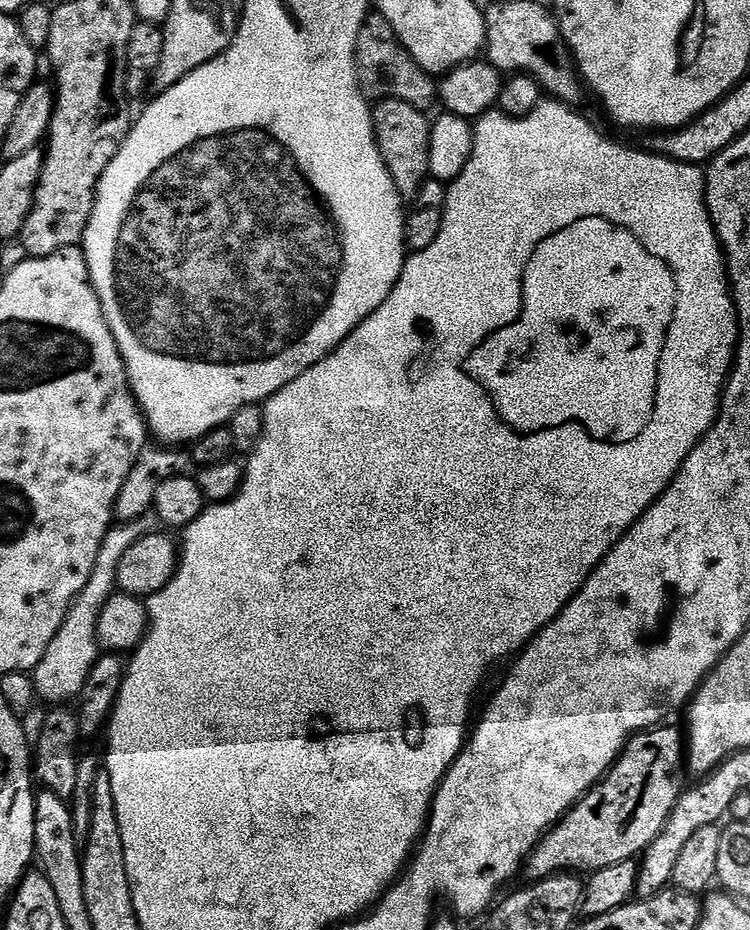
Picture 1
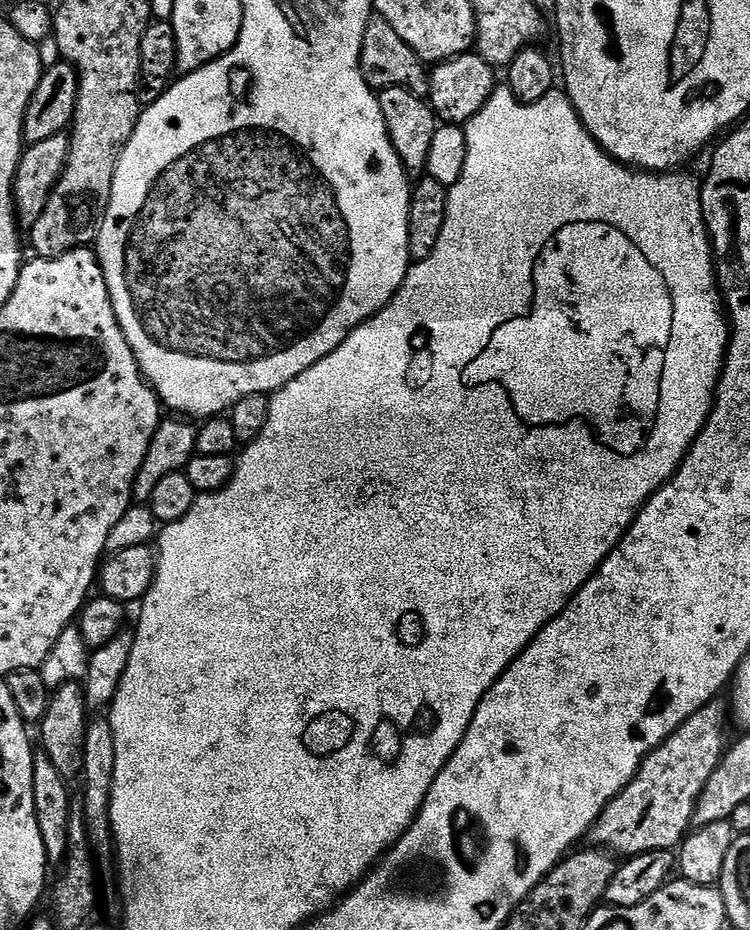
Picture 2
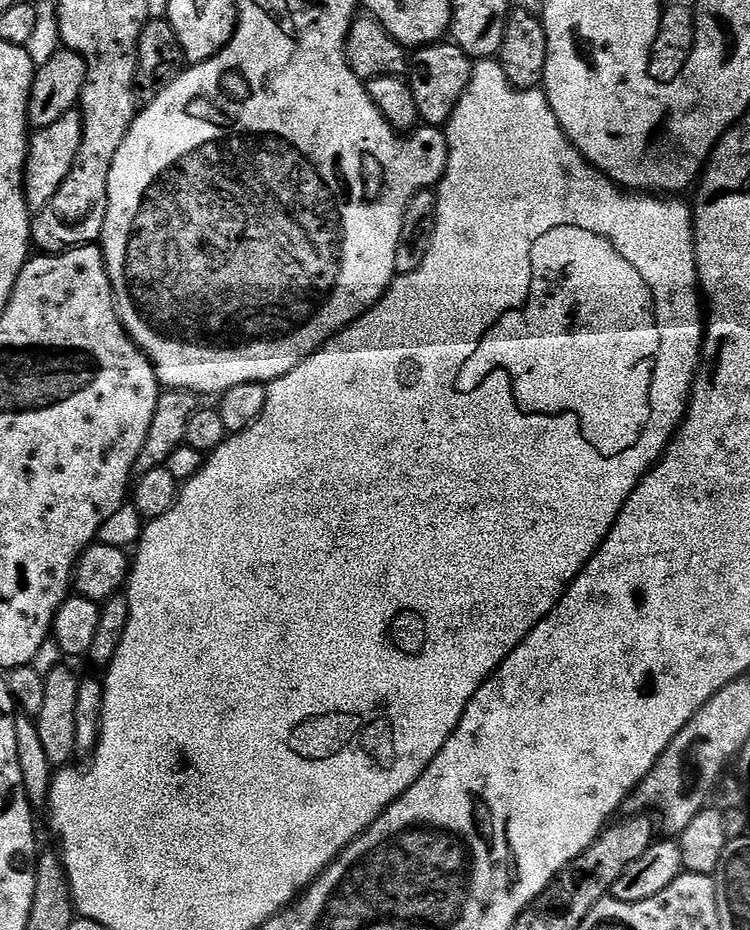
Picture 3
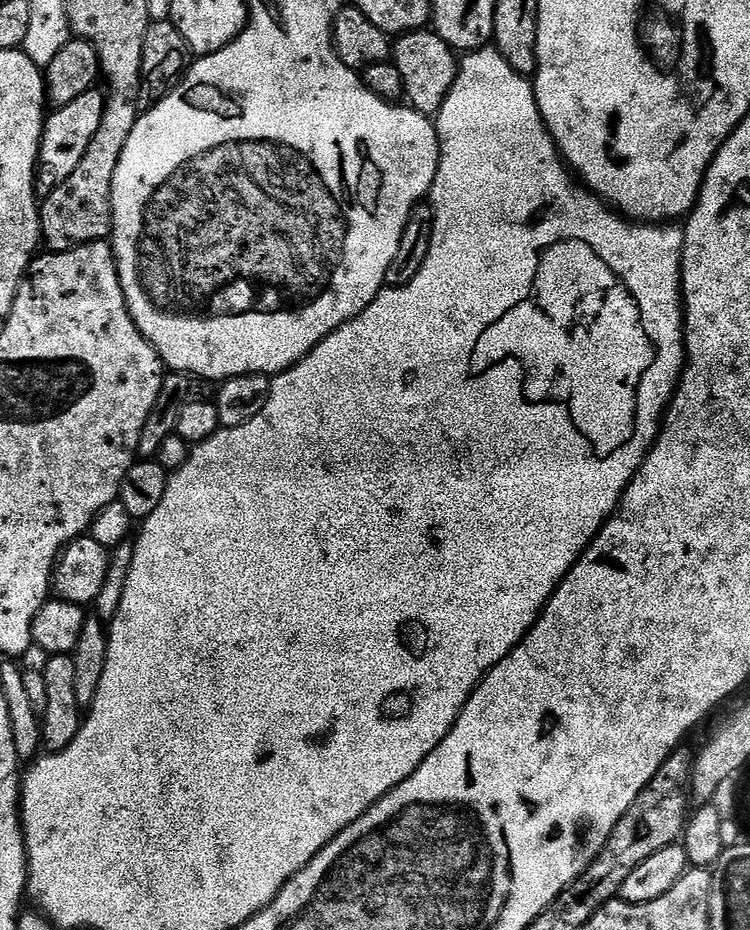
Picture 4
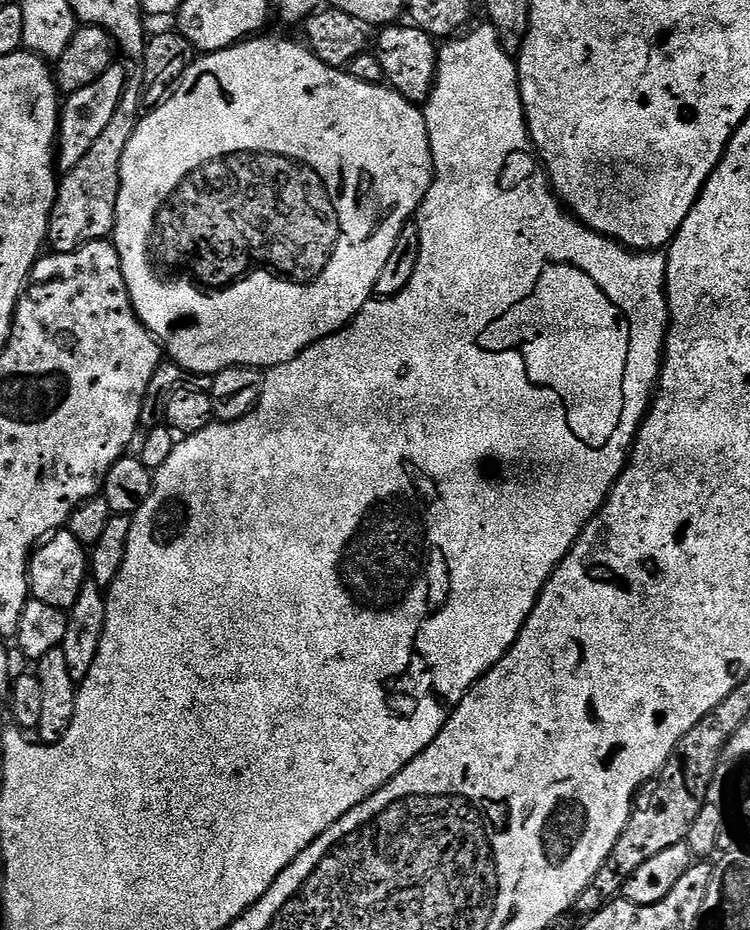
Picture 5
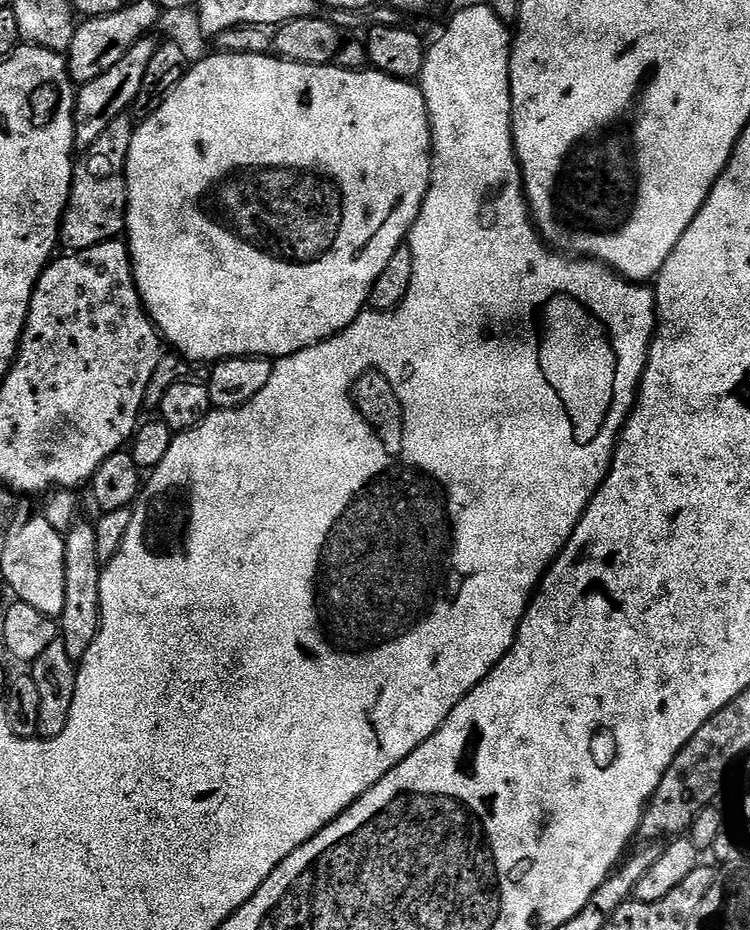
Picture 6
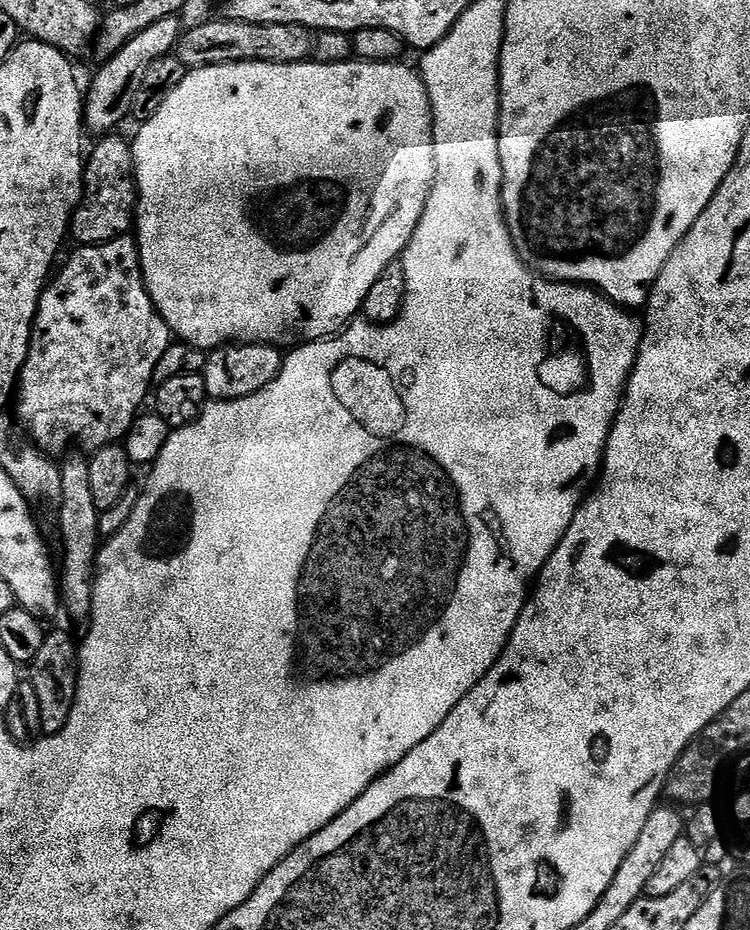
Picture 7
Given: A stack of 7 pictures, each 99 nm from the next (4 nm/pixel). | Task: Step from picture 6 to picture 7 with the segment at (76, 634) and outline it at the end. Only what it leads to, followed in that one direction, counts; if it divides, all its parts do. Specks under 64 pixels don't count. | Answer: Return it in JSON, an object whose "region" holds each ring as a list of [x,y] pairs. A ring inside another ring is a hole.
{"region":[[[84,454],[76,455],[80,456],[69,455],[59,465],[62,492],[58,508],[60,508],[60,544],[64,547],[64,565],[62,563],[59,565],[58,583],[63,615],[68,615],[72,620],[87,621],[92,614],[94,598],[92,583],[96,581],[96,554],[102,547],[99,532],[101,512],[94,506],[94,494],[90,491],[89,457]]]}

